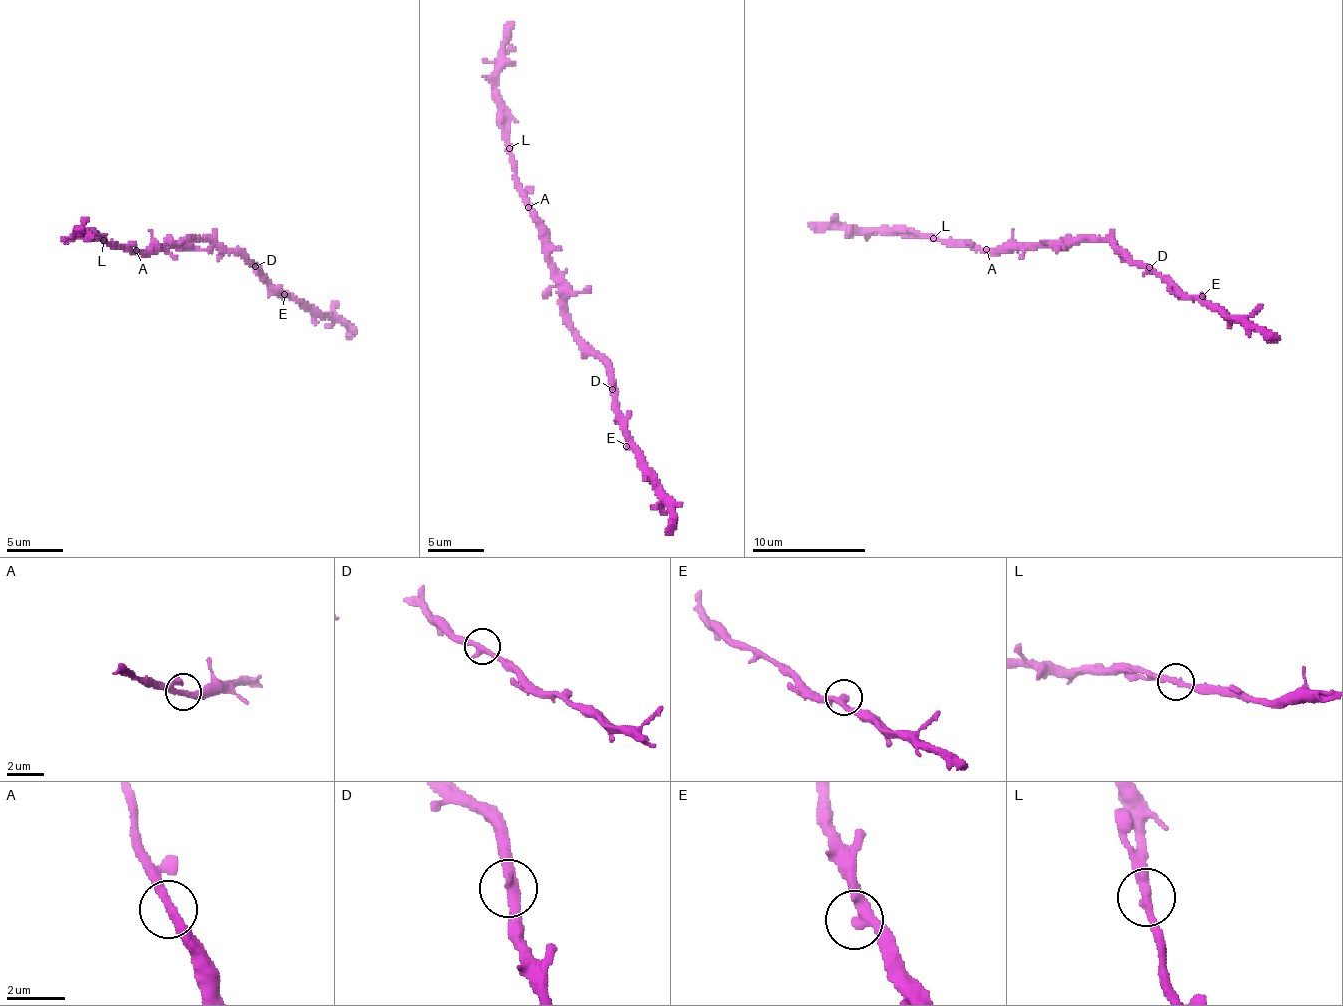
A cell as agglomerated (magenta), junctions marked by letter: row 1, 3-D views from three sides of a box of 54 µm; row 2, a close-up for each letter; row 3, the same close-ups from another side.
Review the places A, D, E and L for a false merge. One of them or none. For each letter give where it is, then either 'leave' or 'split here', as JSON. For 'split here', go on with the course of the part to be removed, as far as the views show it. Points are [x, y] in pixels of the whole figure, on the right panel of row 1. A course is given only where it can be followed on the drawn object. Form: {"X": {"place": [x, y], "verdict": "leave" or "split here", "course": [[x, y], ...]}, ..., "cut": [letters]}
{"A": {"place": [986, 249], "verdict": "leave"}, "D": {"place": [1149, 267], "verdict": "leave"}, "E": {"place": [1202, 296], "verdict": "leave"}, "L": {"place": [933, 238], "verdict": "leave"}, "cut": []}

